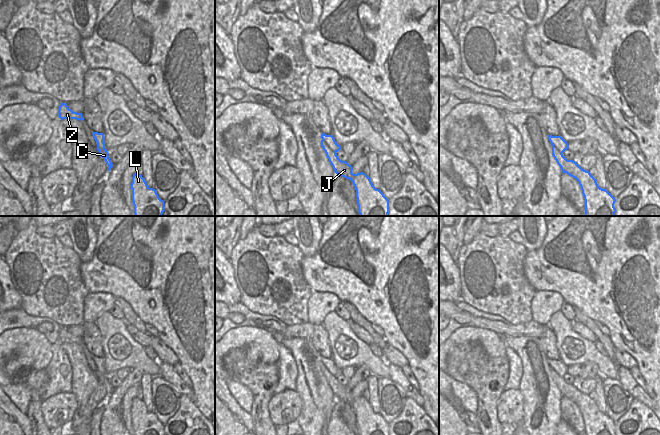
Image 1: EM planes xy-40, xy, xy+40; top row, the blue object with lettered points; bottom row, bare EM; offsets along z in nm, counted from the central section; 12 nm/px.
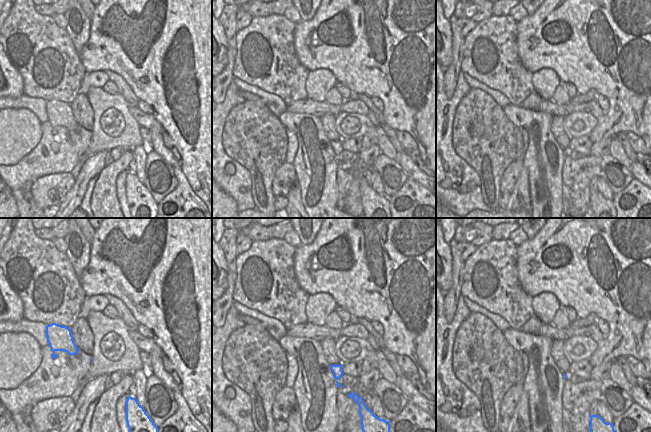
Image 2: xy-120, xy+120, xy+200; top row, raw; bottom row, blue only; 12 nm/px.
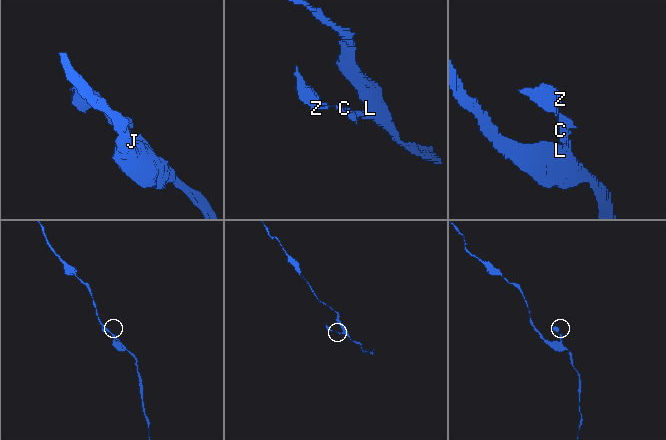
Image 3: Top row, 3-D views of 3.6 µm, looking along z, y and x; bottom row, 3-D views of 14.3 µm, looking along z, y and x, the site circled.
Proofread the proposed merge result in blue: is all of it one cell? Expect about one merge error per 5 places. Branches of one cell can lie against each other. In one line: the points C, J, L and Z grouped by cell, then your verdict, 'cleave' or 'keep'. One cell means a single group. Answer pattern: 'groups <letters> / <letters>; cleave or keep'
groups C J L Z; keep

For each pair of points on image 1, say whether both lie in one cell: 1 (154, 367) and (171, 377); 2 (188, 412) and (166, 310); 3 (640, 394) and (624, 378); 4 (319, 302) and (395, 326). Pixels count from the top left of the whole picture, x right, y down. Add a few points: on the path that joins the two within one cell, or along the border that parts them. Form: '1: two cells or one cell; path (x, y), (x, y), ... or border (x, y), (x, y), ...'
1: two cells; border (158, 361), (160, 375)
2: two cells; border (192, 400), (204, 416)
3: one cell; path (636, 390), (628, 382)
4: two cells; border (318, 291), (332, 292), (341, 300)

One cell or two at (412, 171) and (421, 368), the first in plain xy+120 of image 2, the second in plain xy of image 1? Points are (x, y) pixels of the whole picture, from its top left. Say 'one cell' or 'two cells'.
two cells

